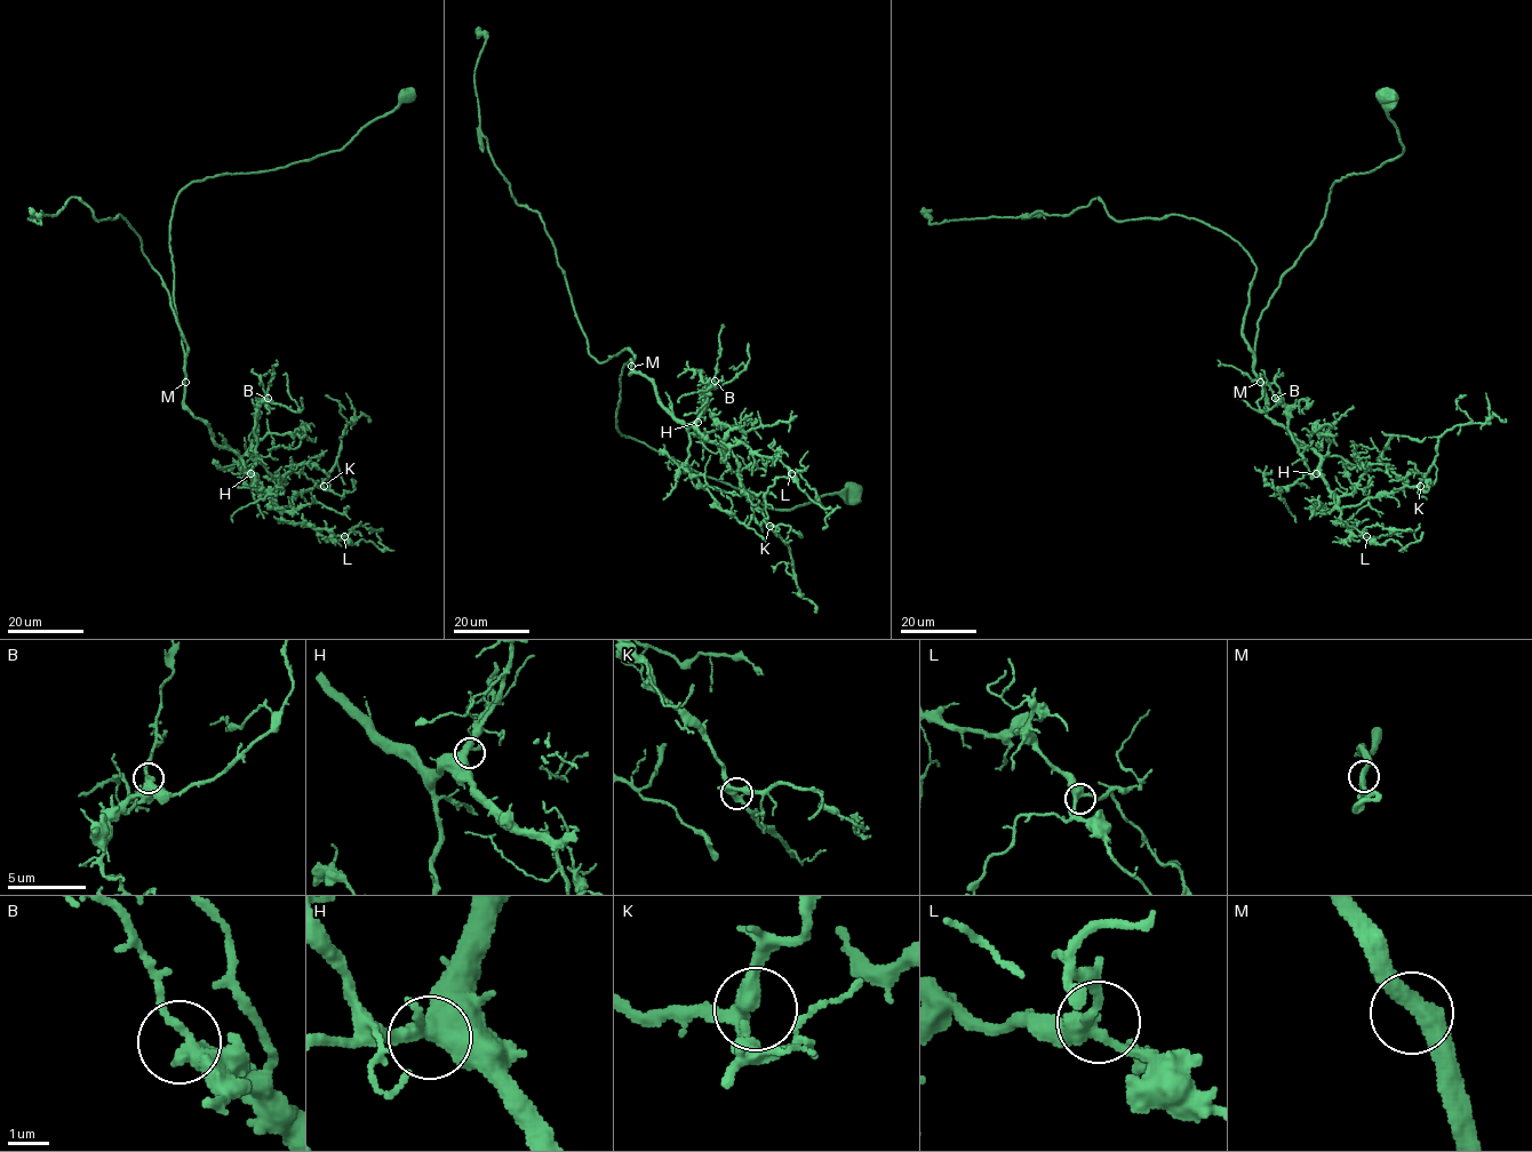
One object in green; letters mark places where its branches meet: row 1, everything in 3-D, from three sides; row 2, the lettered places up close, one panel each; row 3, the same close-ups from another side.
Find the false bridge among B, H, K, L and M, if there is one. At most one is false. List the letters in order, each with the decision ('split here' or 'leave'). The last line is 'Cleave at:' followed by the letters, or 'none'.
B: leave
H: leave
K: leave
L: leave
M: leave
Cleave at: none

